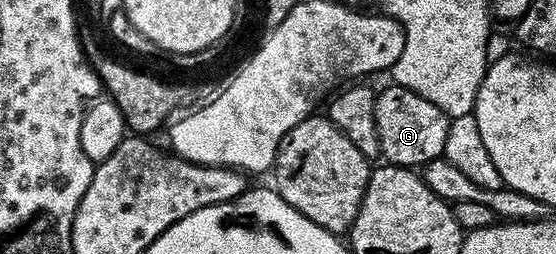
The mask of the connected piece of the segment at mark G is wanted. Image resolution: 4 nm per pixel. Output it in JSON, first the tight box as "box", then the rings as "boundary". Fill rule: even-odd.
{"box":[374,84,449,168],"boundary":[[[388,84],[376,96],[374,124],[378,128],[378,144],[385,163],[393,166],[422,168],[430,160],[441,157],[446,148],[449,117],[430,100],[410,92],[404,86]]]}

